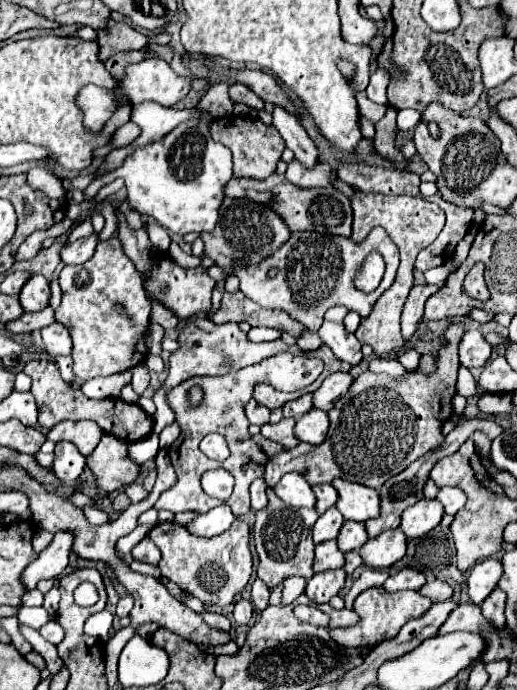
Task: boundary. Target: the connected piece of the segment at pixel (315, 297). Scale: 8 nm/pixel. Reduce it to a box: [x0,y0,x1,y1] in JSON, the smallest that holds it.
[236,229,398,333]

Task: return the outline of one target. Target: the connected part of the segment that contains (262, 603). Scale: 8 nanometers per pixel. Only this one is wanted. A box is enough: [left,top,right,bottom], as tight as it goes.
[252,579,270,611]

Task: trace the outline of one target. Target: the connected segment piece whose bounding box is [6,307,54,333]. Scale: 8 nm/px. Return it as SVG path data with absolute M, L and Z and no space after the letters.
M46 307L44 311L38 311L38 313L24 313L20 319L10 321L6 329L12 333L32 333L34 329L42 329L52 323L54 323L54 309Z

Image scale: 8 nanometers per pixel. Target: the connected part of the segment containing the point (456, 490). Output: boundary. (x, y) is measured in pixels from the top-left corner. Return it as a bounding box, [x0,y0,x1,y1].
[436,487,466,515]

